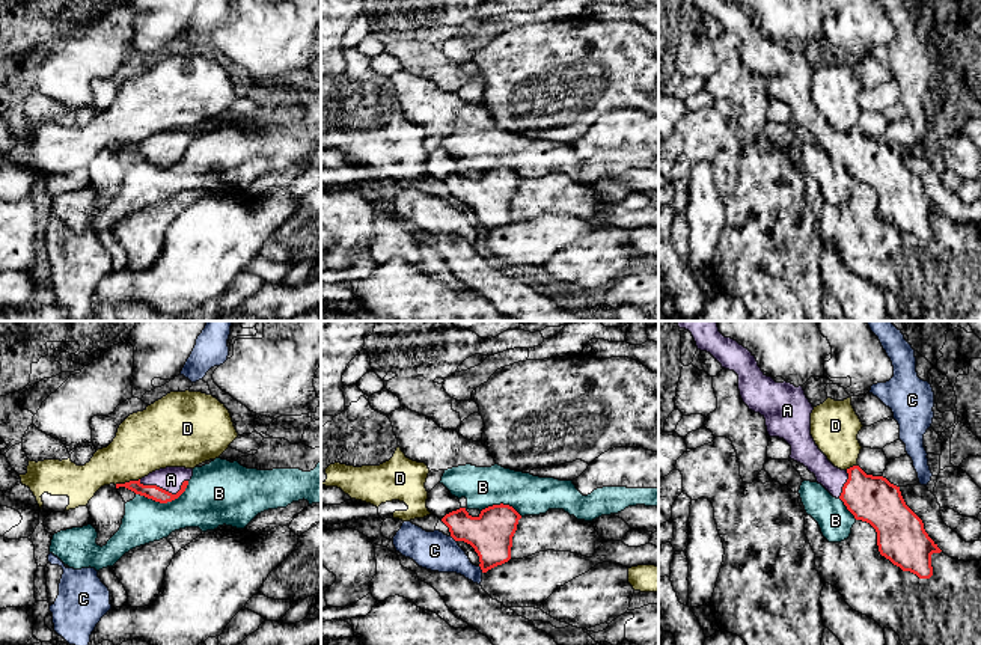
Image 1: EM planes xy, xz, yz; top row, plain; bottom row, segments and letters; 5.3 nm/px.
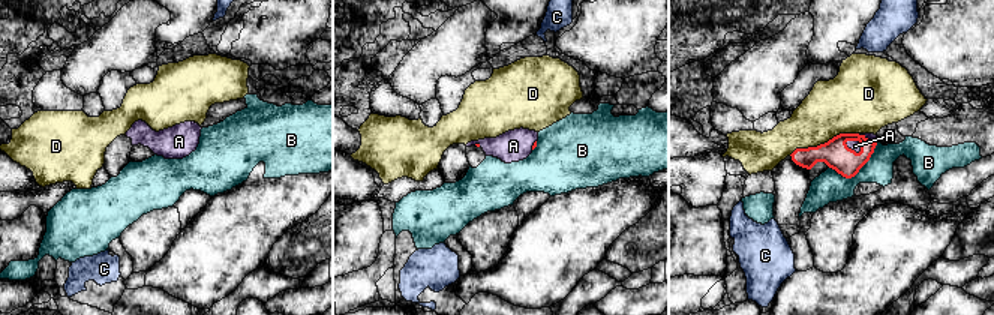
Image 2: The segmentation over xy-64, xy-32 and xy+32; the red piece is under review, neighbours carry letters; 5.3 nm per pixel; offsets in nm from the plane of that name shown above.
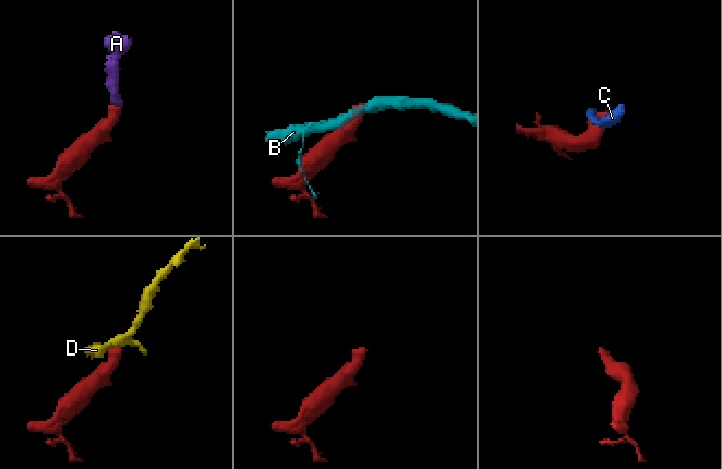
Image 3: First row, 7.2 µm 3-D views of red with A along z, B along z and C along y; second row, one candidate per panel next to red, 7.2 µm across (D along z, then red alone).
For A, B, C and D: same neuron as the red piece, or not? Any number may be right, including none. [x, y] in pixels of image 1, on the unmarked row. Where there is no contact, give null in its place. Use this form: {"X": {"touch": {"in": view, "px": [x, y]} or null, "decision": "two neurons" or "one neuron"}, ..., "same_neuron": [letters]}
{"A": {"touch": {"in": "xy", "px": [165, 152]}, "decision": "one neuron"}, "B": {"touch": {"in": "xy", "px": [165, 165]}, "decision": "two neurons"}, "C": {"touch": {"in": "xz", "px": [481, 231]}, "decision": "two neurons"}, "D": {"touch": {"in": "xy", "px": [127, 145]}, "decision": "two neurons"}, "same_neuron": ["A"]}

